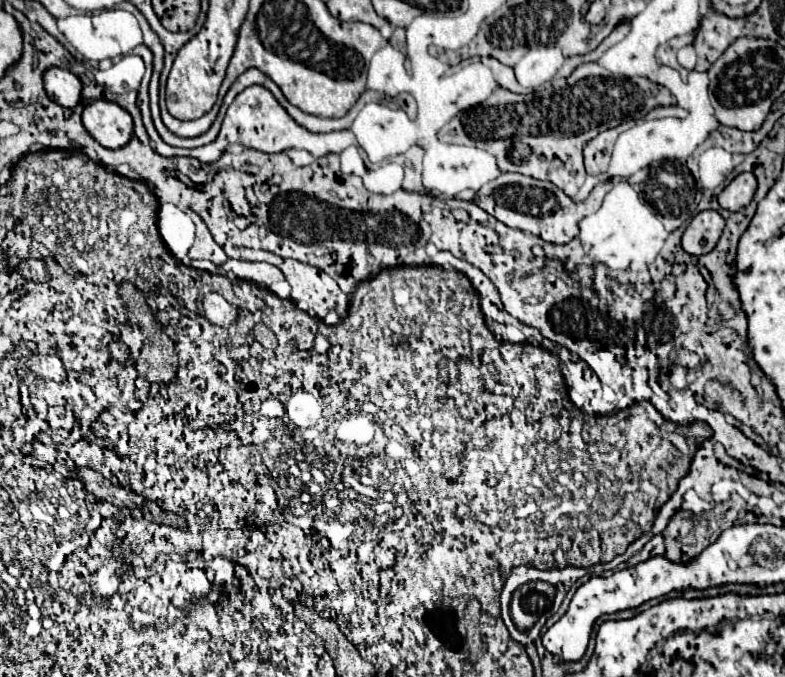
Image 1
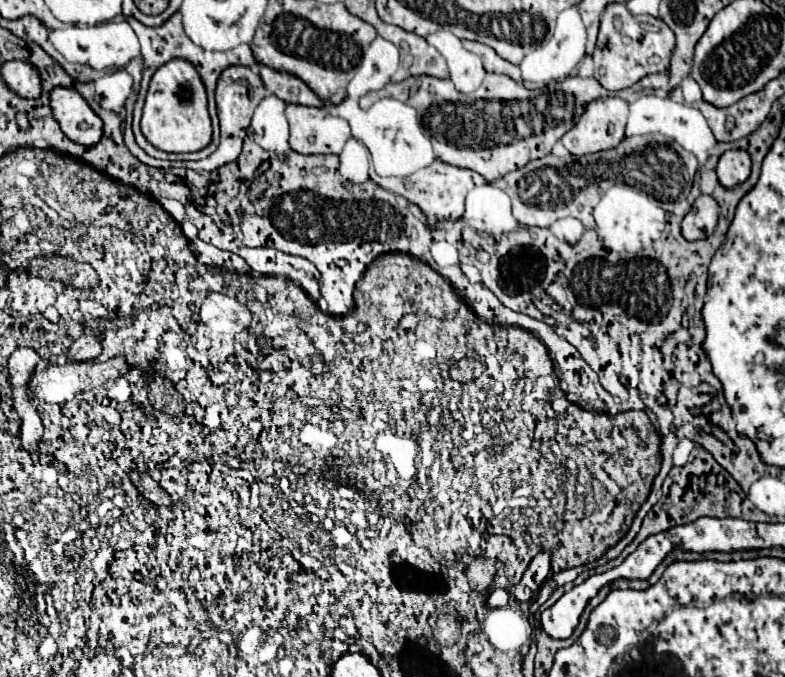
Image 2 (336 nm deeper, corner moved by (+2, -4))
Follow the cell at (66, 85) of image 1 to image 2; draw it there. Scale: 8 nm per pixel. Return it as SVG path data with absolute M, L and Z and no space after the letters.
M8 61L2 65L6 85L20 97L38 99L42 95L42 81L38 69L28 61Z

